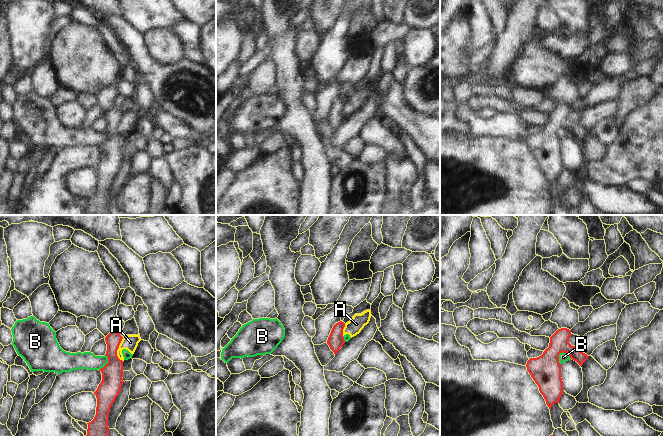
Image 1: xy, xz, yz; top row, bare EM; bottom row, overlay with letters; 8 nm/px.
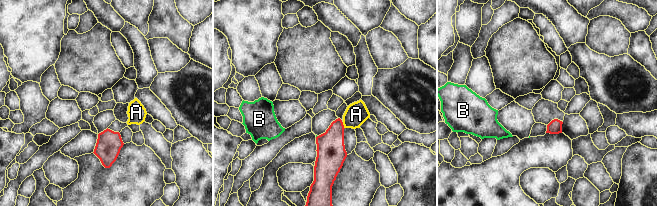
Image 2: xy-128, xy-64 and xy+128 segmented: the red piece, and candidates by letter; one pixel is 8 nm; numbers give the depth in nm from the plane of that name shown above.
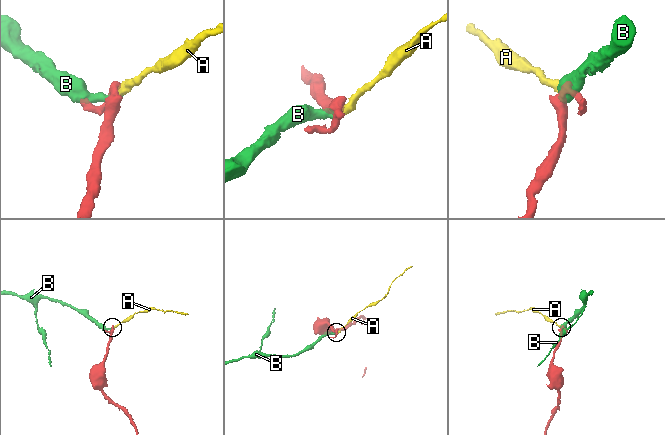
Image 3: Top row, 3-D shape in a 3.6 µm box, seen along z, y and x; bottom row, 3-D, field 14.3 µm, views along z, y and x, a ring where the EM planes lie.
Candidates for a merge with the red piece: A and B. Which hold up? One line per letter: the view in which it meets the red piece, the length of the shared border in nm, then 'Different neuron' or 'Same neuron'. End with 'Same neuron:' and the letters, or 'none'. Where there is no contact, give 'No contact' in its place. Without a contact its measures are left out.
A: Touches red in xy. Shared border 200 nm. Different neuron
B: Touches red in yz. Shared border 120 nm. Different neuron
Same neuron: none.

